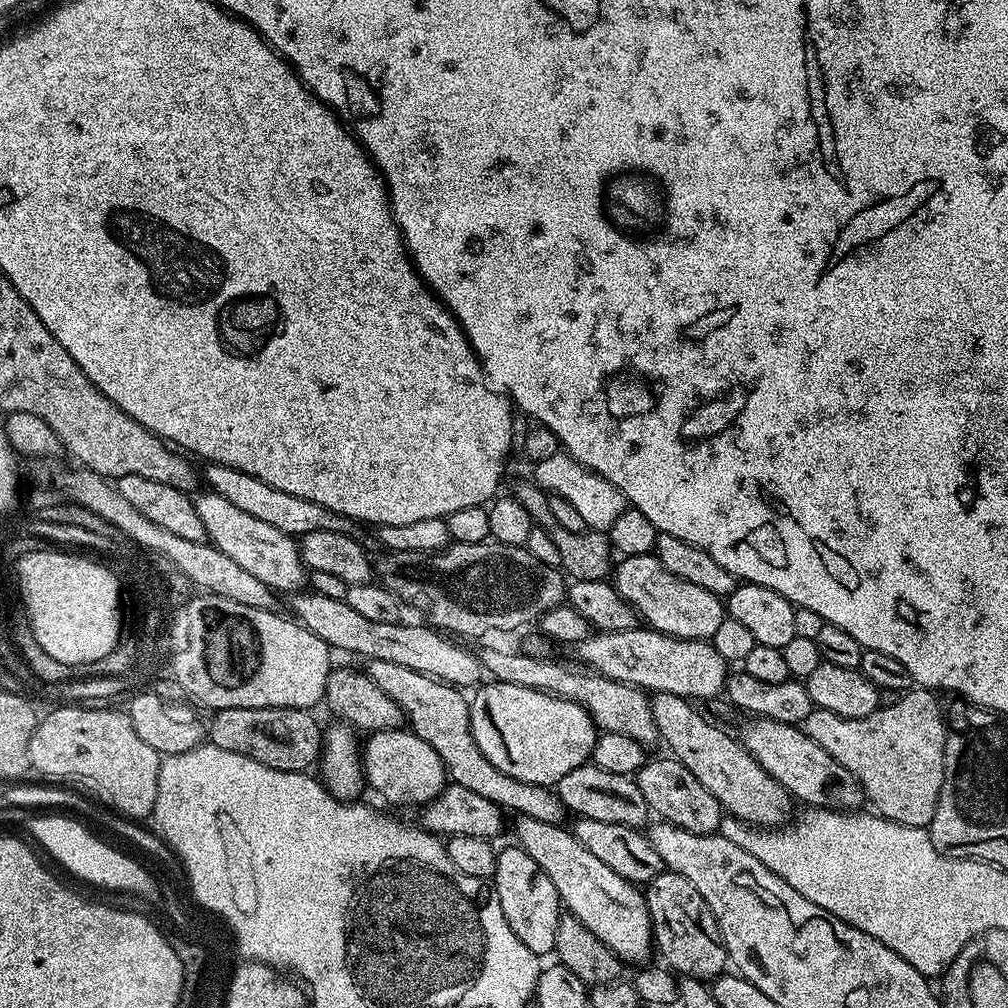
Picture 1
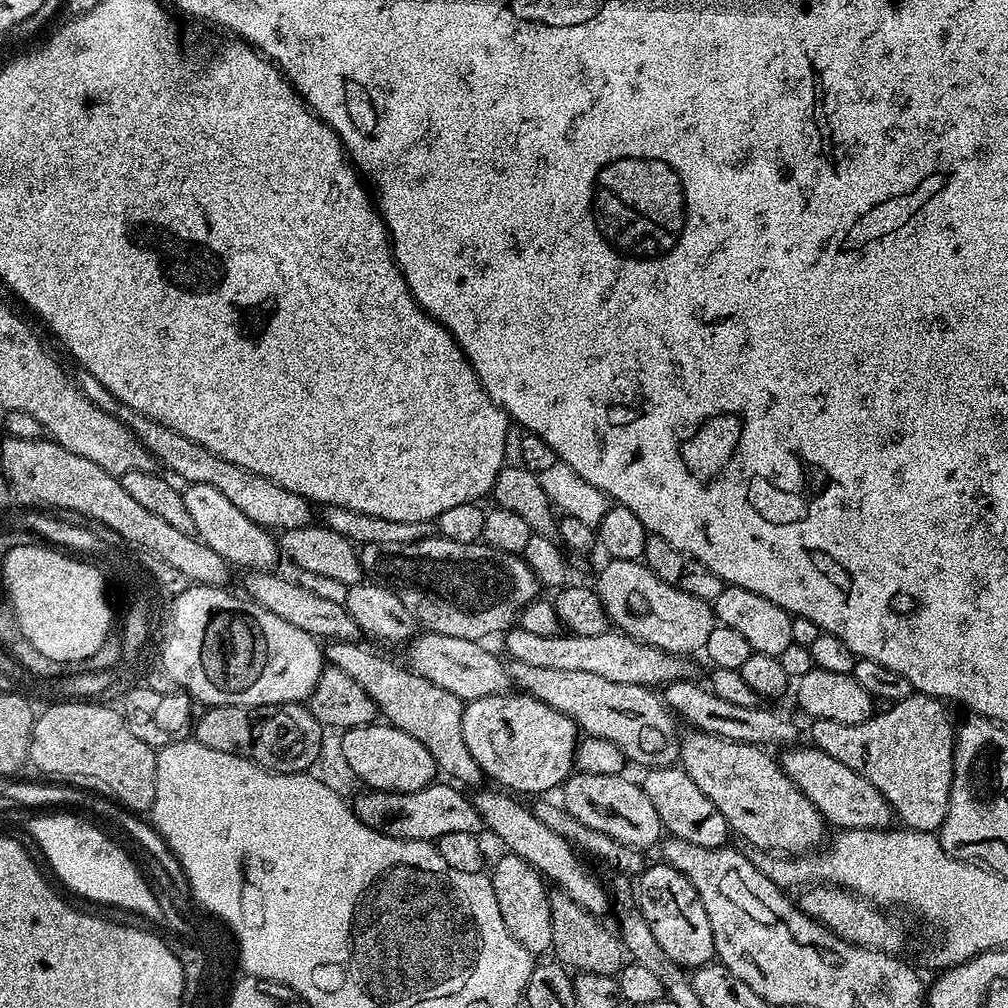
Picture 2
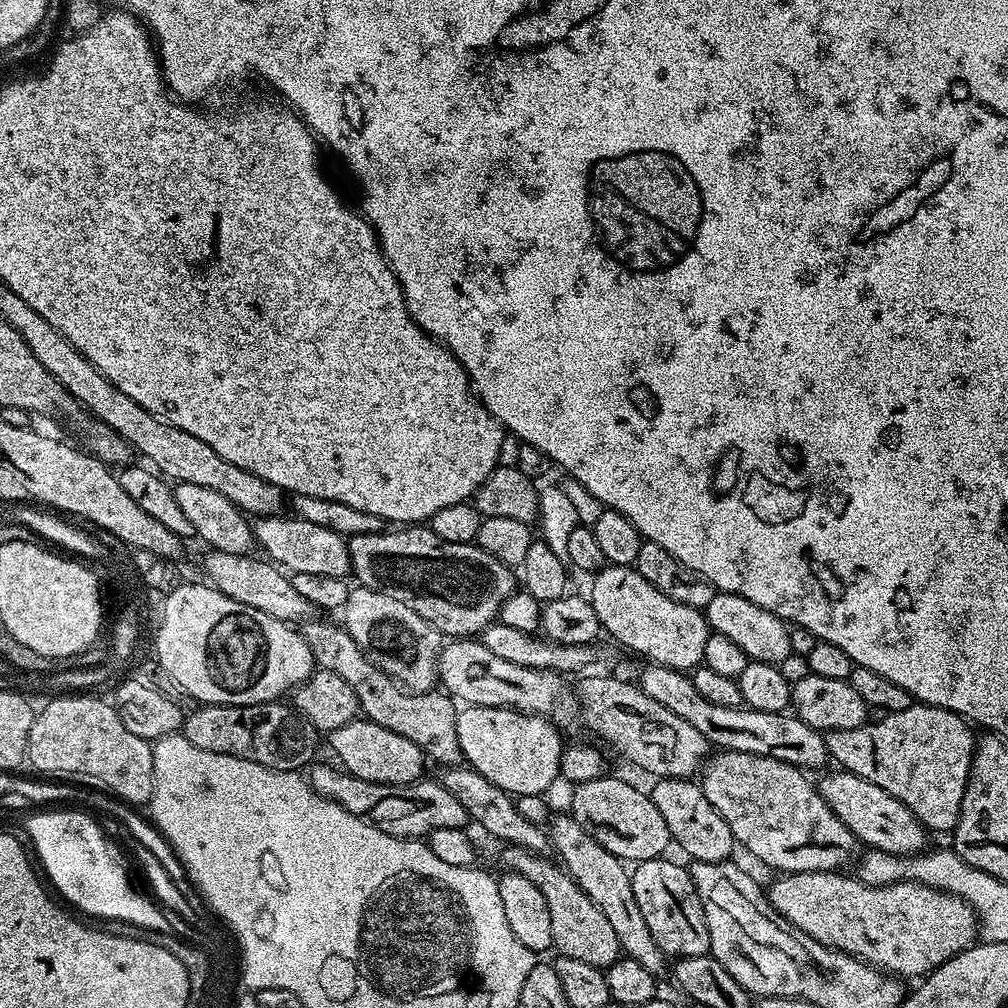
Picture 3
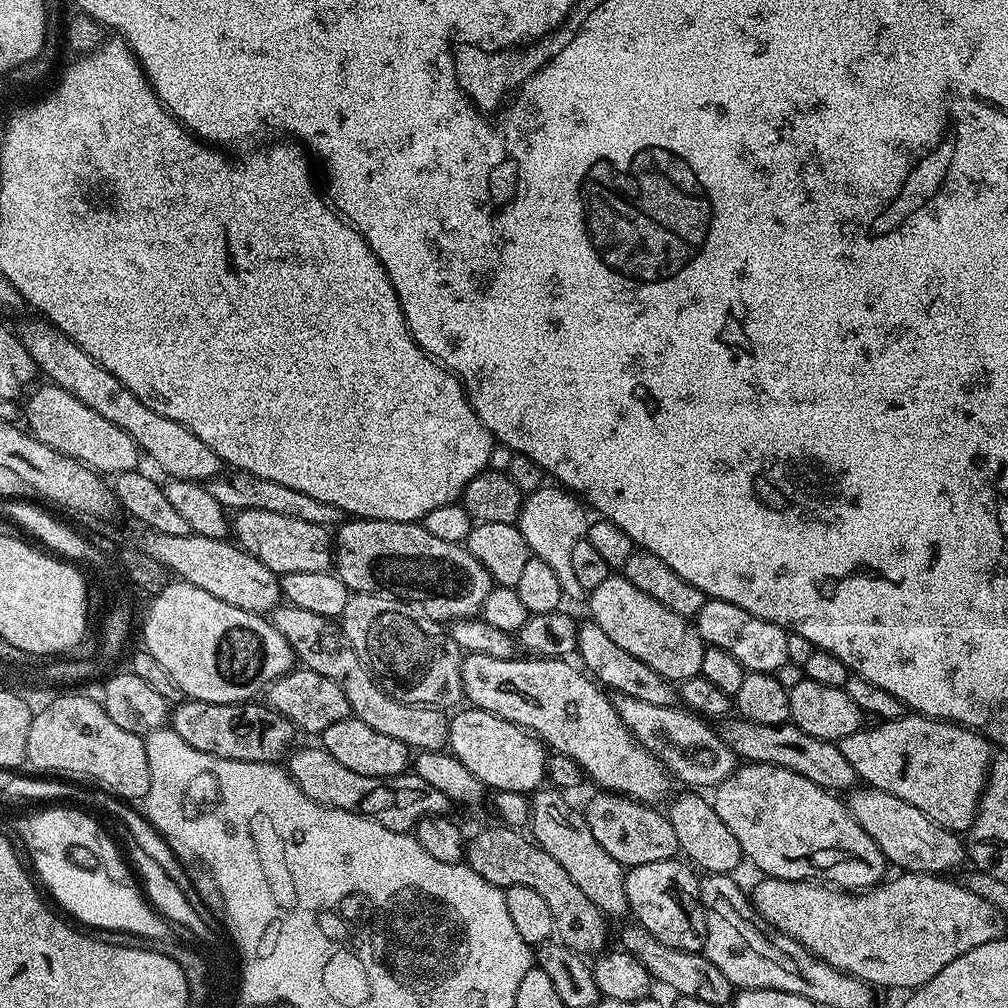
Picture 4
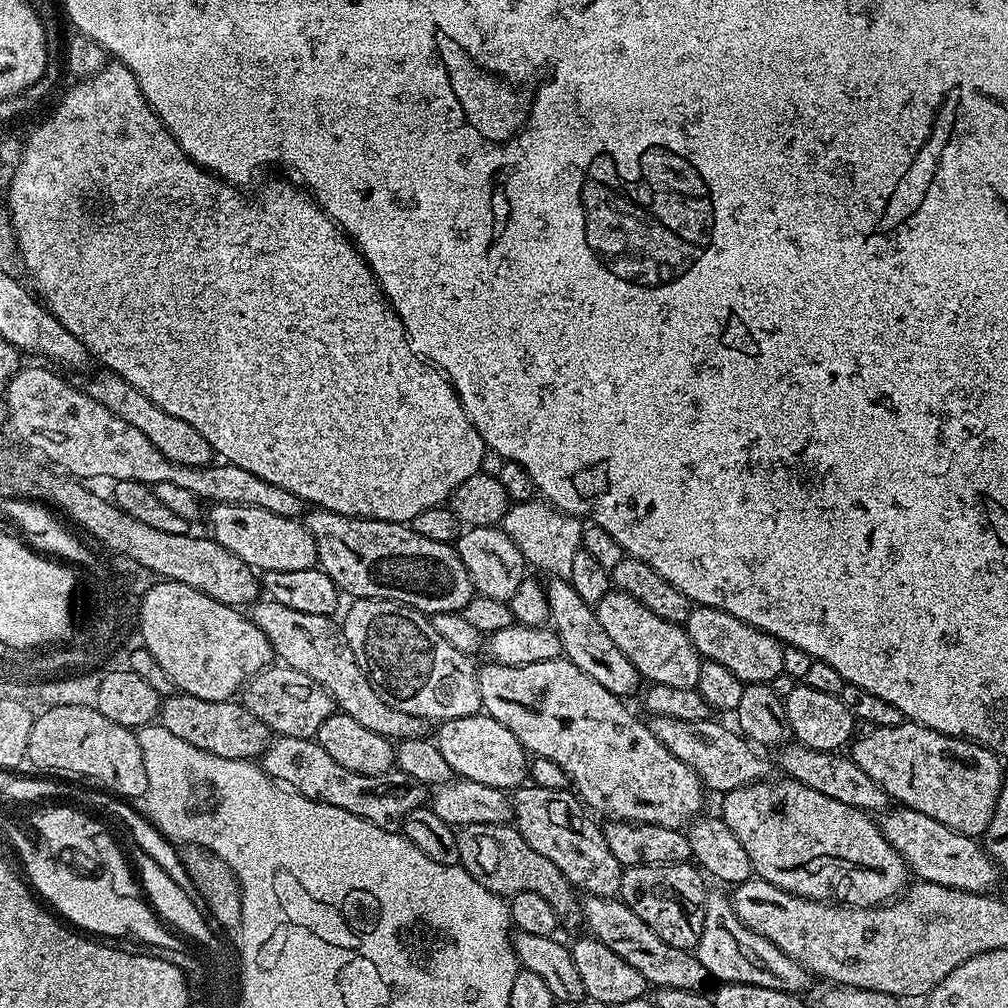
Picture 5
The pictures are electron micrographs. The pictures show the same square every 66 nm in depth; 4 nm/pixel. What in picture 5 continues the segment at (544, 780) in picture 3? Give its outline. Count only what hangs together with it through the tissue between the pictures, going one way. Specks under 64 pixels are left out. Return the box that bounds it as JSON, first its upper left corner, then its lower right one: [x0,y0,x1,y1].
[434,714,529,790]

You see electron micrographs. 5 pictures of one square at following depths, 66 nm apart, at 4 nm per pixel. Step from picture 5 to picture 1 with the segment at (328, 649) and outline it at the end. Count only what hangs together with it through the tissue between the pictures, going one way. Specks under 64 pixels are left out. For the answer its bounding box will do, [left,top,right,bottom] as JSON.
[366,660,566,824]

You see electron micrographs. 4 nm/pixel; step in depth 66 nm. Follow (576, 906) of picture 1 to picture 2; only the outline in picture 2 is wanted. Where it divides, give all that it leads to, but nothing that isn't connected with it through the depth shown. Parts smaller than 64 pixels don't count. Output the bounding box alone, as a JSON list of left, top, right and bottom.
[471,786,610,917]

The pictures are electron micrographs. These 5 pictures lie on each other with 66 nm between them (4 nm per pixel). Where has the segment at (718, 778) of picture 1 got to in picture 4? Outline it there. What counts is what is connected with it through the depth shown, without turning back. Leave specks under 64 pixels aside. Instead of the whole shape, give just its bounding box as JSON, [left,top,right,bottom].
[711,763,886,890]

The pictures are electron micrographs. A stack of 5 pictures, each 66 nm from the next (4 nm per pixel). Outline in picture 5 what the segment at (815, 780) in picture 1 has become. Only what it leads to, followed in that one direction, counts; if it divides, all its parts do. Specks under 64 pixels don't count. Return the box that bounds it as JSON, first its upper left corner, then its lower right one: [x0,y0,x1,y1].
[878,806,998,894]

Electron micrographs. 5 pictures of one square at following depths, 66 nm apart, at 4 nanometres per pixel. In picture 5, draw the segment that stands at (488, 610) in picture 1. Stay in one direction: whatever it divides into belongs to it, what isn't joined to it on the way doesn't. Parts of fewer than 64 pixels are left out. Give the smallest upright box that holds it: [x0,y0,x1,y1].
[302,510,474,613]

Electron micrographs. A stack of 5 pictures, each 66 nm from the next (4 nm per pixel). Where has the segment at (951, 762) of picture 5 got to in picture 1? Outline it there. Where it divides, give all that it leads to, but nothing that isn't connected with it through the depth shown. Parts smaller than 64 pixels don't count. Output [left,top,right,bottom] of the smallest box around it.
[804,686,946,829]

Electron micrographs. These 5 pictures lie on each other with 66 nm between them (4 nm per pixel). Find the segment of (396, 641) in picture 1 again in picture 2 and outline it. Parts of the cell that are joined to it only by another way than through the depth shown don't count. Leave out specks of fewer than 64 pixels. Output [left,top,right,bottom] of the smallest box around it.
[243,570,509,702]

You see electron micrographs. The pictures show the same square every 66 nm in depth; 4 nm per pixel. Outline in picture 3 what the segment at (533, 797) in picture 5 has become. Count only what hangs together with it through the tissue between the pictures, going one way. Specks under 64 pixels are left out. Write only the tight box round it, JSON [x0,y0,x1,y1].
[546,814,669,978]

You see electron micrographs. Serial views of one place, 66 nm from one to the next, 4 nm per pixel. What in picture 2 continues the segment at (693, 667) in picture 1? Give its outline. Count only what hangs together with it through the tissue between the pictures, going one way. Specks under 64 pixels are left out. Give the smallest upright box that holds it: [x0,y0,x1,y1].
[502,626,694,686]

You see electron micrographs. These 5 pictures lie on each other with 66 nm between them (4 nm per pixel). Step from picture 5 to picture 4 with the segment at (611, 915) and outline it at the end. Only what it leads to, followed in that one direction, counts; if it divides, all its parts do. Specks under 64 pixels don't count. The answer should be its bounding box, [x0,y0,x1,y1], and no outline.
[619,922,734,1006]

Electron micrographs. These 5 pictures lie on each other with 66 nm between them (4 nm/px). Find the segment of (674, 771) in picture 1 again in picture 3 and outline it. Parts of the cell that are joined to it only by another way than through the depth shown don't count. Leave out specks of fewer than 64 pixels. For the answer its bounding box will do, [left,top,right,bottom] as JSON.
[650,778,734,862]

